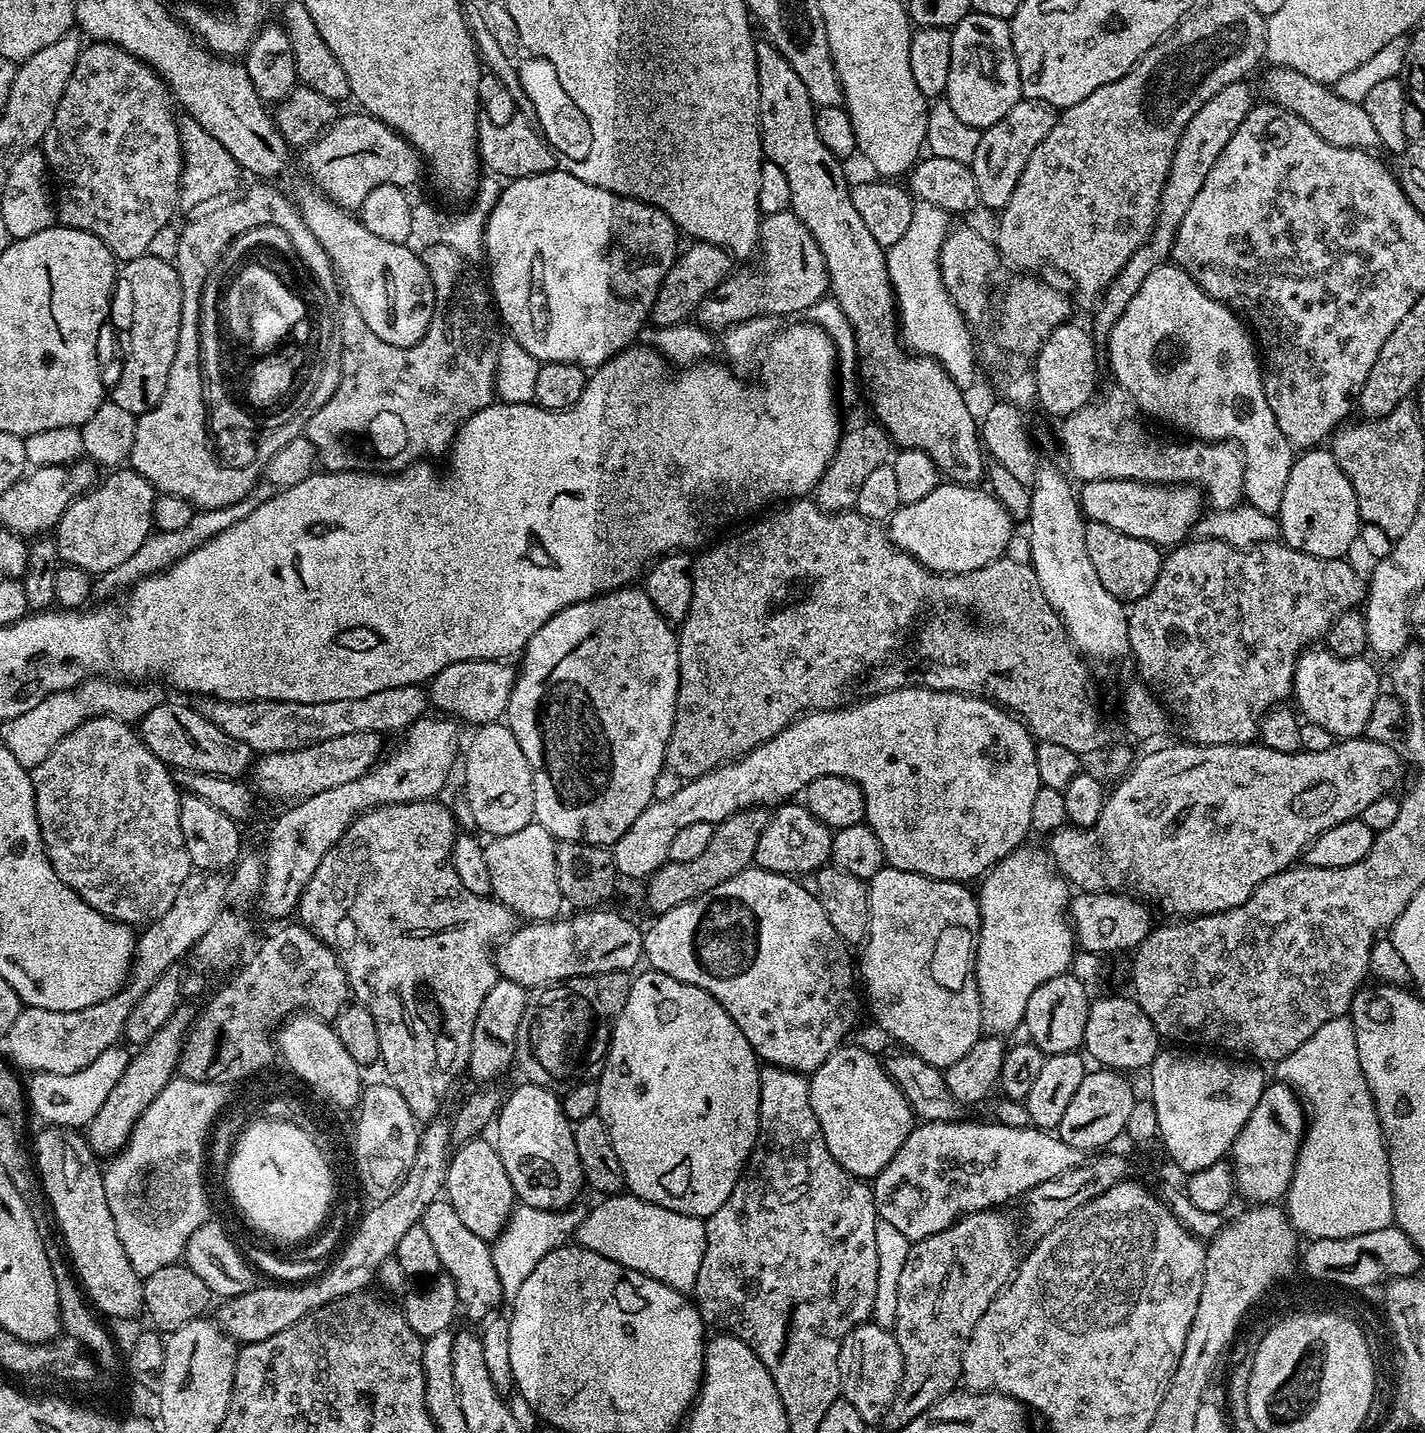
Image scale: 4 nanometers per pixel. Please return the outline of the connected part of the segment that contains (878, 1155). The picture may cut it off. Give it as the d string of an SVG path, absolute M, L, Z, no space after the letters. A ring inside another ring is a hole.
M837 1048L811 1073L808 1089L834 1162L865 1182L887 1166L913 1130L914 1113L903 1090L888 1075L881 1057L864 1049Z

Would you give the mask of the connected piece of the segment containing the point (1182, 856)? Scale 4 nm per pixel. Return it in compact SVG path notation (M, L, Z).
M1344 738L1332 743L1330 750L1314 750L1313 752L1301 750L1294 754L1282 754L1282 750L1270 750L1263 742L1250 744L1183 743L1172 744L1169 748L1160 748L1157 752L1148 752L1141 760L1139 757L1128 769L1123 779L1117 783L1121 784L1113 792L1111 789L1105 795L1102 814L1094 830L1077 830L1075 827L1065 826L1051 833L1049 840L1052 841L1046 844L1047 851L1052 861L1056 863L1061 876L1068 881L1069 885L1086 892L1106 892L1125 888L1131 890L1137 897L1150 901L1153 905L1161 904L1166 911L1173 912L1173 917L1176 918L1209 916L1212 912L1225 912L1242 906L1242 902L1250 898L1252 891L1262 882L1266 882L1268 878L1274 878L1279 872L1285 872L1287 868L1293 867L1299 861L1296 859L1299 856L1301 859L1307 853L1308 847L1316 837L1342 822L1363 817L1366 806L1370 806L1370 802L1383 796L1393 795L1397 791L1395 788L1400 783L1403 785L1406 780L1405 757L1393 745L1374 742L1367 738Z

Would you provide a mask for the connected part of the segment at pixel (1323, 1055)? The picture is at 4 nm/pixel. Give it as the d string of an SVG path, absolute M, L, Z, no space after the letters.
M1339 1016L1326 1022L1326 1026L1321 1026L1316 1033L1310 1034L1310 1038L1306 1038L1306 1042L1302 1042L1302 1046L1298 1046L1294 1054L1282 1058L1275 1068L1275 1079L1299 1093L1310 1113L1310 1123L1300 1152L1296 1155L1296 1169L1286 1197L1286 1211L1297 1233L1301 1237L1308 1236L1309 1241L1338 1240L1389 1227L1394 1217L1388 1144L1384 1140L1384 1131L1376 1113L1376 1103L1370 1094L1370 1086L1358 1062L1356 1028L1351 1019Z

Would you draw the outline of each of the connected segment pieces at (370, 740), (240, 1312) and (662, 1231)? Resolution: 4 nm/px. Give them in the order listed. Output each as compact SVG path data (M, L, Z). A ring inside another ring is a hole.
M379 732L342 734L338 738L323 740L293 752L270 752L261 755L254 764L255 791L260 791L264 796L273 796L276 800L299 802L305 796L322 794L322 790L346 786L346 782L362 778L362 774L366 774L376 765L376 761L385 751L384 740L385 737Z
M447 1119L427 1121L420 1133L418 1154L414 1154L414 1166L410 1166L410 1174L406 1174L402 1186L398 1186L394 1194L384 1200L375 1201L371 1205L373 1208L368 1208L359 1217L356 1225L360 1225L357 1226L356 1233L347 1237L343 1245L344 1253L334 1264L332 1262L317 1278L303 1283L266 1284L268 1286L260 1284L246 1294L227 1297L218 1310L217 1324L237 1343L253 1344L278 1334L280 1330L292 1326L294 1322L300 1321L302 1317L330 1301L365 1291L368 1284L375 1281L381 1265L395 1257L398 1242L405 1236L406 1230L420 1222L426 1206L441 1199L452 1145L451 1126Z
M631 1194L605 1196L597 1201L589 1212L583 1213L574 1233L579 1247L594 1250L594 1254L602 1254L602 1258L610 1258L610 1262L638 1270L679 1292L688 1294L695 1289L706 1246L701 1217L678 1214Z

